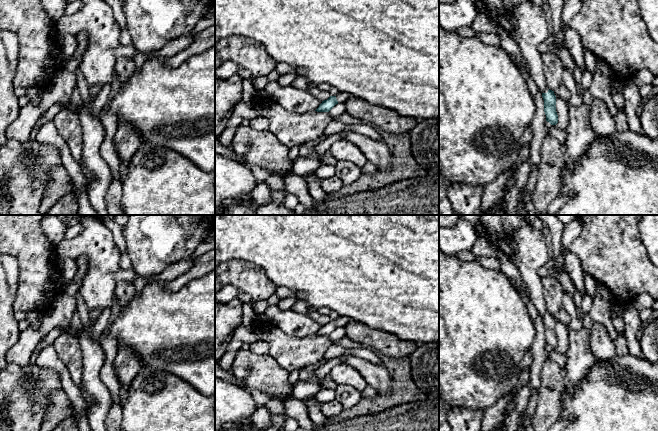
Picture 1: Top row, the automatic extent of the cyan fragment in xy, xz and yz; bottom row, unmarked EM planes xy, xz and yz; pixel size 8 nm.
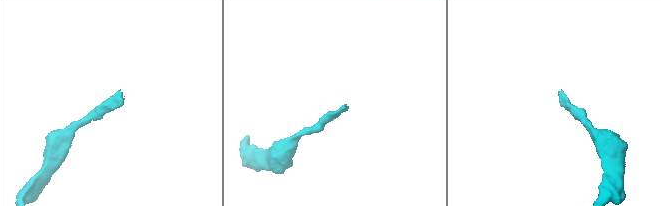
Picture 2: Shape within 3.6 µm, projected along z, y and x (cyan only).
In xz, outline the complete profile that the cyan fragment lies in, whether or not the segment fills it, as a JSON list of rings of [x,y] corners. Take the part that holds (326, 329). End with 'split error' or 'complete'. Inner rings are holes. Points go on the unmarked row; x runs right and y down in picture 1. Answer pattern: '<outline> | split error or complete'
[[[339,317],[337,320],[330,320],[327,324],[322,325],[315,335],[329,336],[336,328],[344,327],[349,321],[351,320],[347,317]]] | split error

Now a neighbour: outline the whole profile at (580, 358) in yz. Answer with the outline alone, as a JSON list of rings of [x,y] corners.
[[[563,308],[554,314],[554,318],[556,321],[564,323],[567,327],[569,349],[564,371],[568,385],[573,388],[579,385],[595,362],[590,348],[590,331],[584,327],[580,330],[569,328],[567,312]]]

